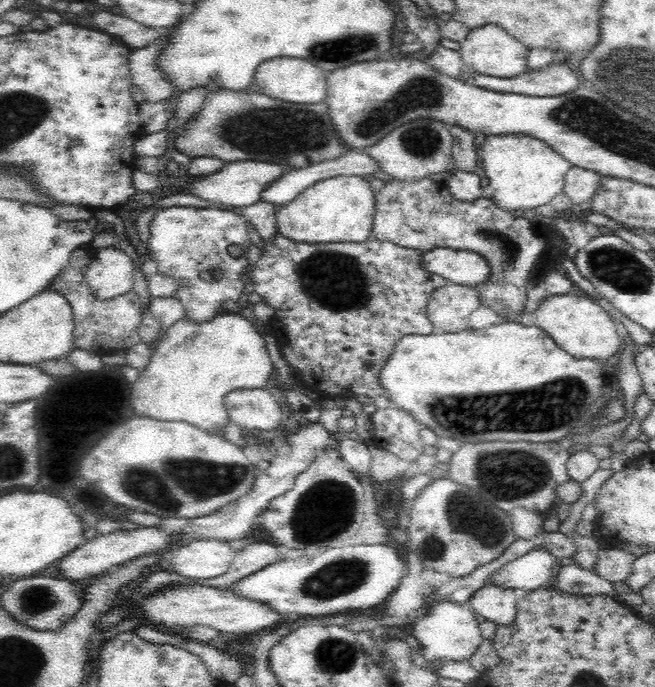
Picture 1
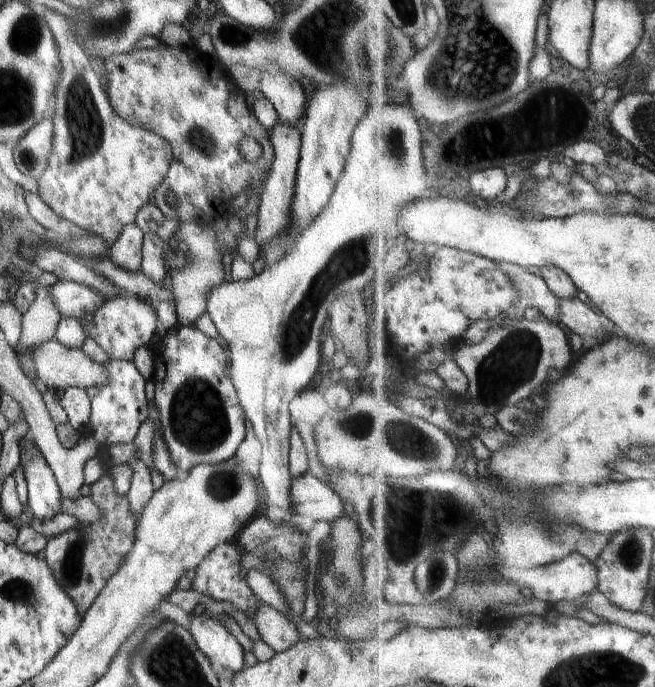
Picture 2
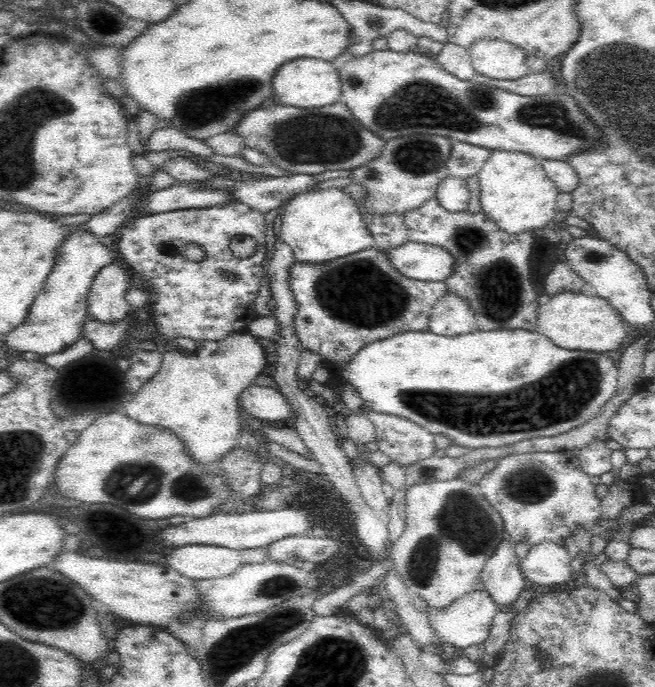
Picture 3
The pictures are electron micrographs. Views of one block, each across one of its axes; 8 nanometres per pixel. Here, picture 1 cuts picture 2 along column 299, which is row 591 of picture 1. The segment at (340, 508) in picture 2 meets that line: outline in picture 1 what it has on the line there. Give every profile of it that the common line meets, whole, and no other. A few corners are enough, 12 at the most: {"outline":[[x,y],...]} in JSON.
{"outline":[[486,584],[468,604],[500,626],[514,625],[513,588]]}

